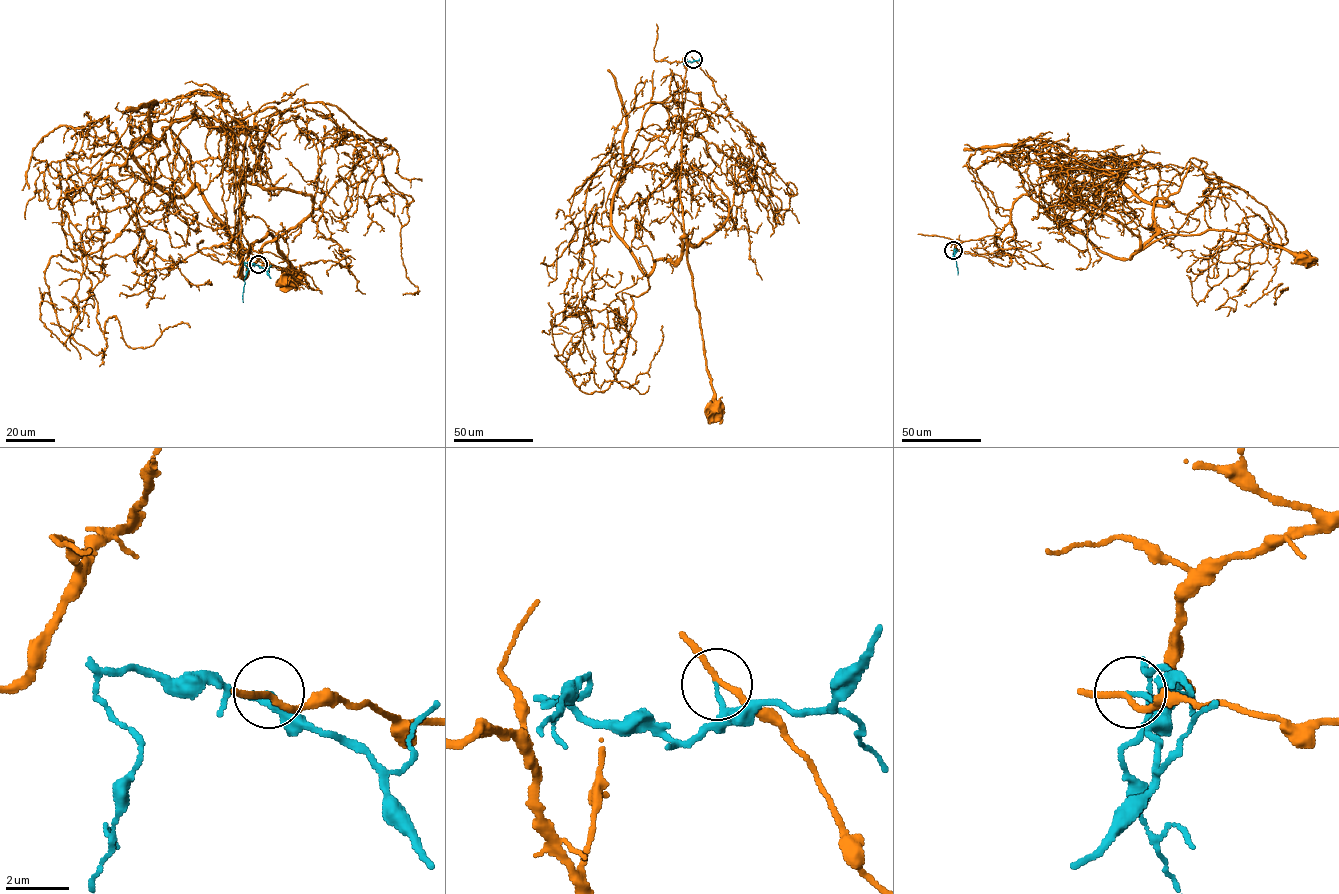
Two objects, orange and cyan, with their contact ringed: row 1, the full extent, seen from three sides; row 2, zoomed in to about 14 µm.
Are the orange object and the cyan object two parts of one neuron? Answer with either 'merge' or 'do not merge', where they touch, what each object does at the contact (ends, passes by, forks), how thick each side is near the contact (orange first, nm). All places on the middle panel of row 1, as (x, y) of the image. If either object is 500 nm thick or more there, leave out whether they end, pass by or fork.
merge | (693, 59) | orange passes by | cyan ends | 160/140 nm

